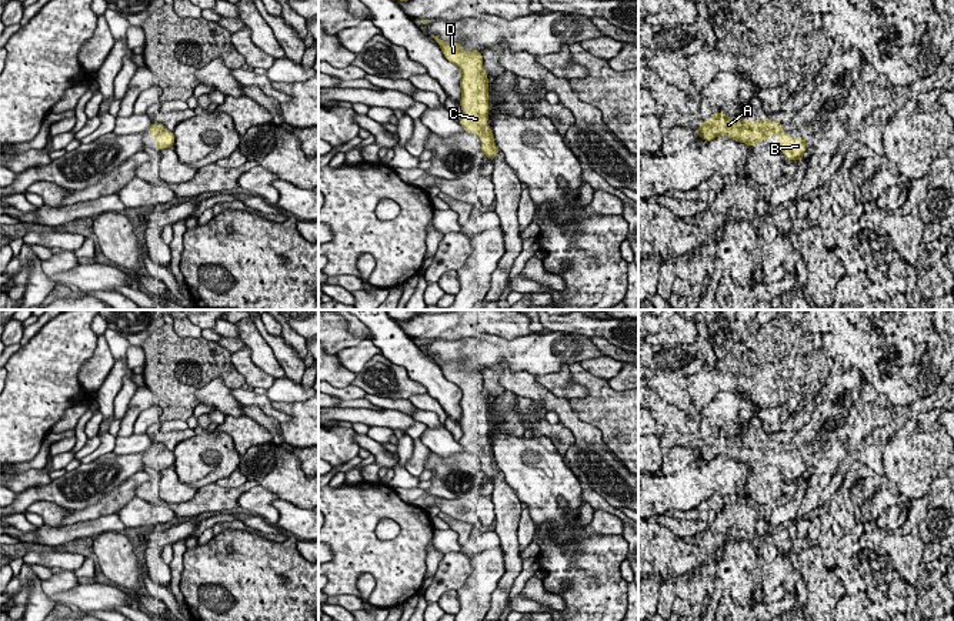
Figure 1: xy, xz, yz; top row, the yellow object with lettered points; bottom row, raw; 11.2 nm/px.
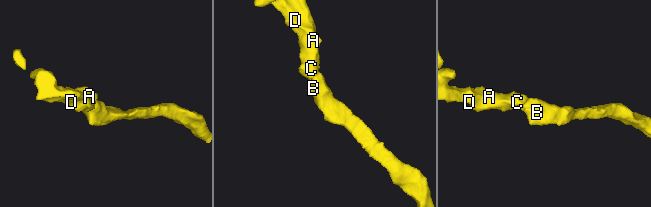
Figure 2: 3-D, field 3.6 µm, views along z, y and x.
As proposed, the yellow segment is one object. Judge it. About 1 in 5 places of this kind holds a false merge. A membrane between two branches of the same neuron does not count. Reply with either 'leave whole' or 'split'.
leave whole

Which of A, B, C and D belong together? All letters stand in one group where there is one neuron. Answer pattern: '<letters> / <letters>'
A B C D

